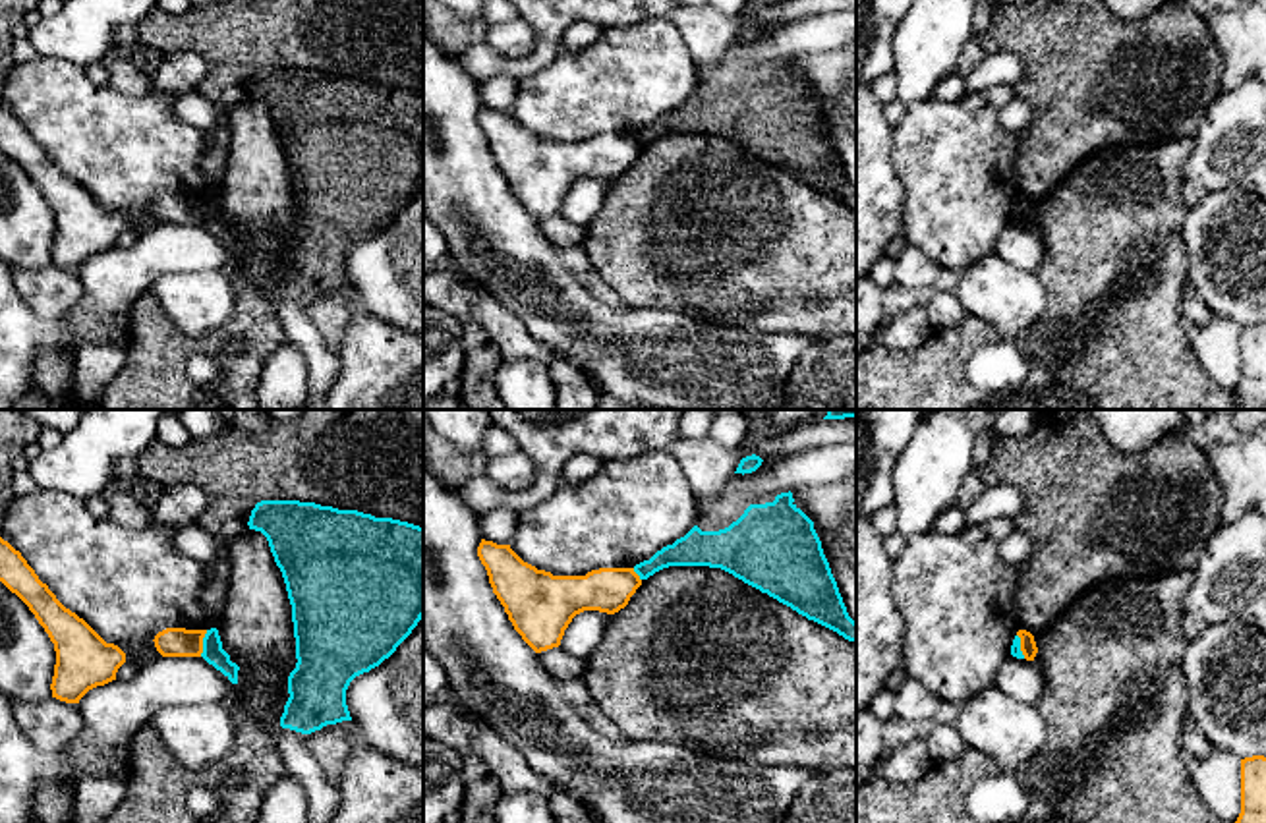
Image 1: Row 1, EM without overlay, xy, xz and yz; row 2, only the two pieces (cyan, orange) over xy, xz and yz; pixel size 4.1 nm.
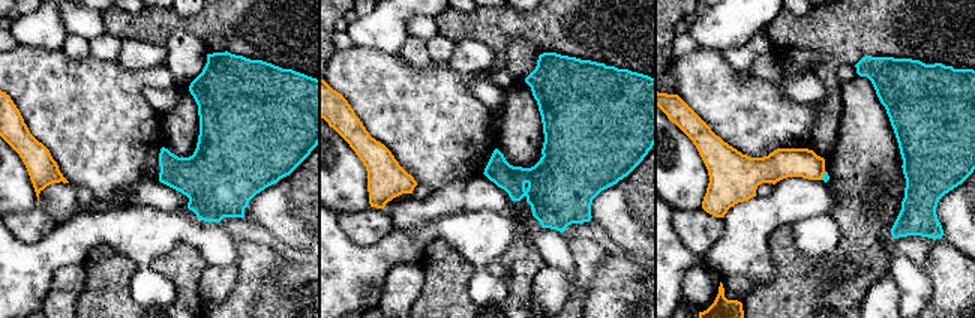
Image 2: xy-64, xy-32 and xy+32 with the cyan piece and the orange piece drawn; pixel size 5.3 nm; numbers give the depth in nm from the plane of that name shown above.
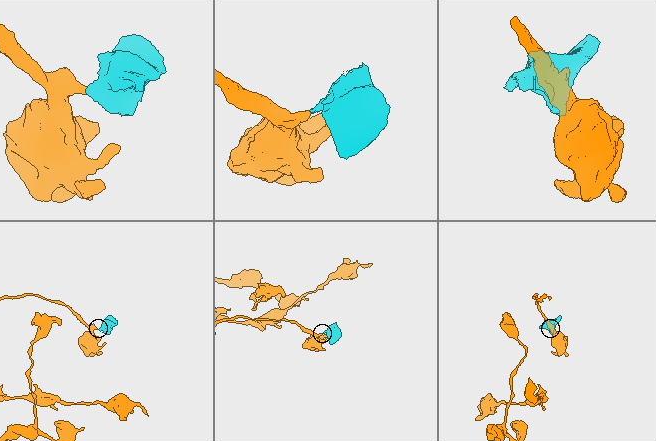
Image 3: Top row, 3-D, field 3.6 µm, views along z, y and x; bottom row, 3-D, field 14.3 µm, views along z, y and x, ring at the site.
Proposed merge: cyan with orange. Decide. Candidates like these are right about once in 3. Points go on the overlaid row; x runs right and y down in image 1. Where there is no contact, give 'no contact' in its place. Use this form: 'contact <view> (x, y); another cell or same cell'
contact xy (203, 644); another cell

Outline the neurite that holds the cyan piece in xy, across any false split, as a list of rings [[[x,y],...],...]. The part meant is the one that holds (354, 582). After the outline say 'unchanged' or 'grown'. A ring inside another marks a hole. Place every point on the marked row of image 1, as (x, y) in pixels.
[[[261,500],[247,525],[267,537],[292,605],[298,663],[288,676],[290,697],[280,726],[311,734],[352,721],[346,705],[350,682],[388,659],[423,618],[423,527],[300,500]]]; unchanged

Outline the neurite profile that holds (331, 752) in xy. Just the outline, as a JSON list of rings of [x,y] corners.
[[[315,730],[307,734],[305,744],[325,771],[327,780],[338,788],[342,769],[350,759],[354,744],[348,742],[344,736],[336,736],[327,730]]]

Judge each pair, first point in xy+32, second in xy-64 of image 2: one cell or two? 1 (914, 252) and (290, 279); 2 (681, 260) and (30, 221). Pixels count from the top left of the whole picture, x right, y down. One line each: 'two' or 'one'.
1: one
2: two

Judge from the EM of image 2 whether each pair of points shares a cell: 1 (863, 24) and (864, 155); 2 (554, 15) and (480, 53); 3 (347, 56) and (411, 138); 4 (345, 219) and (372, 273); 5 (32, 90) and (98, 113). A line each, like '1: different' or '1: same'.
1: different
2: different
3: same
4: different
5: same

